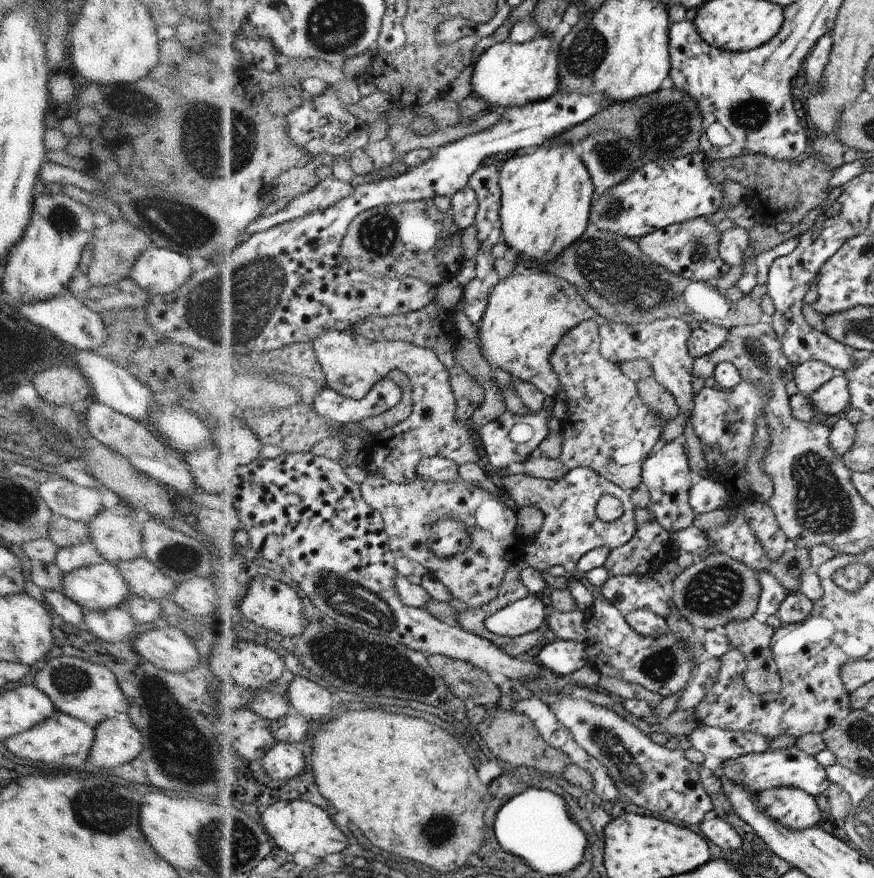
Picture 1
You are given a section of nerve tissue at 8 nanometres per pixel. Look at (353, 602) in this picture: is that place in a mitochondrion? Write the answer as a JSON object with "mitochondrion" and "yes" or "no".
{"mitochondrion":"yes"}

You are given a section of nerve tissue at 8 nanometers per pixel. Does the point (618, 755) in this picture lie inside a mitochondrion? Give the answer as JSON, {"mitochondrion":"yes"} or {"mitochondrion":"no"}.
{"mitochondrion":"yes"}

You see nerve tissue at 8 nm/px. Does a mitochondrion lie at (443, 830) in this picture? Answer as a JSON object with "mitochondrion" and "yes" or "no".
{"mitochondrion":"yes"}

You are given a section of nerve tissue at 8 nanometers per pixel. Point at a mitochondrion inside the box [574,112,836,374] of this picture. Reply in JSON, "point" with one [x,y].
{"point":[614,158]}

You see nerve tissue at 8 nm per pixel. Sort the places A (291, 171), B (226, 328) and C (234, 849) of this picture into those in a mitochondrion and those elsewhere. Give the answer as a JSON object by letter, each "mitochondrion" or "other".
{"A":"other","B":"mitochondrion","C":"mitochondrion"}

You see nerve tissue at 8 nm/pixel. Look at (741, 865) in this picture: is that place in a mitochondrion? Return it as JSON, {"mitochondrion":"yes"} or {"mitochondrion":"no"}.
{"mitochondrion":"no"}

